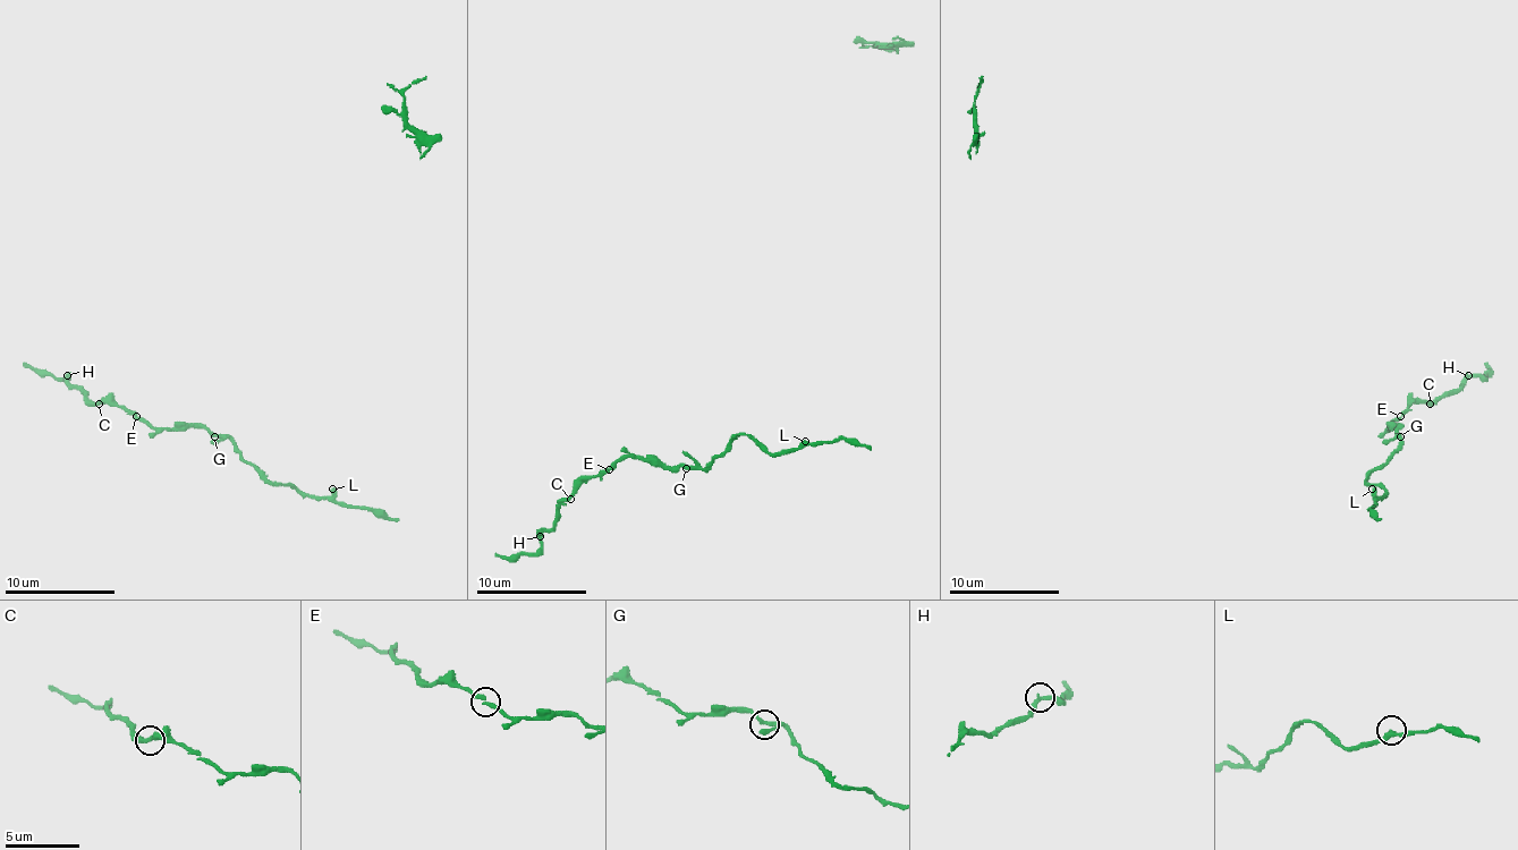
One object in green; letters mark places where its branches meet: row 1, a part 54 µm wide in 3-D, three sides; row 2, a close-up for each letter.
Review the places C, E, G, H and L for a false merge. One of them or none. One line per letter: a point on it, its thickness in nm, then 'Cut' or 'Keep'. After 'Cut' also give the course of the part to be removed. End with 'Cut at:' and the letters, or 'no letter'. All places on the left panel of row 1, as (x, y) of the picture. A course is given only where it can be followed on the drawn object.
C: Place: (99, 404). Thickness 280 nm. Keep
E: Place: (136, 416). Thickness 280 nm. Keep
G: Place: (214, 436). Thickness 260 nm. Keep
H: Place: (67, 375). Thickness 280 nm. Keep
L: Place: (332, 489). Thickness 240 nm. Keep
Cut at: no letter

